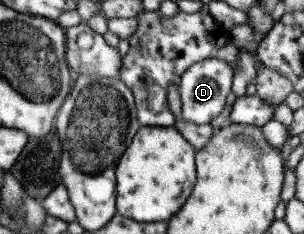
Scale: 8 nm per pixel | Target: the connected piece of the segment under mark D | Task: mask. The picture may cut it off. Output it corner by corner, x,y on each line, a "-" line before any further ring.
214,56
213,59
206,59
197,62
182,74
178,88
182,105
182,115
175,117
176,121
190,122
197,126
210,124
218,117
225,108
227,96
232,91
234,70
223,60

